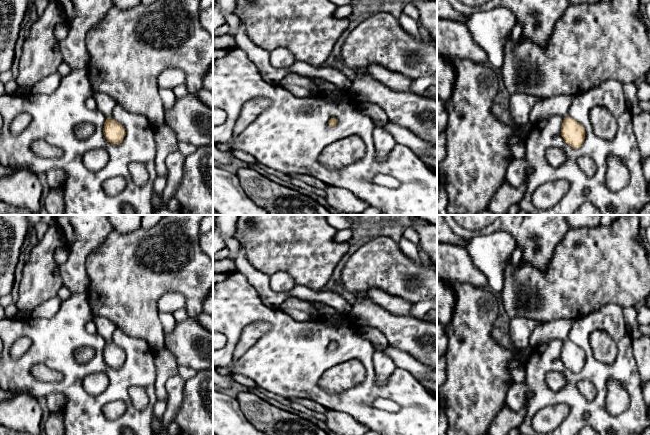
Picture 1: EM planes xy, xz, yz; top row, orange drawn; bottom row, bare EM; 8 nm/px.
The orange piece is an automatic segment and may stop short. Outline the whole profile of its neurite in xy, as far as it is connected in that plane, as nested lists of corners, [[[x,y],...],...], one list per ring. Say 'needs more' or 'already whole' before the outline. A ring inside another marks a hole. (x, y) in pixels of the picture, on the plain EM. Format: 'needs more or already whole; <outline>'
needs more; [[[93,317],[92,321],[96,325],[97,333],[107,342],[103,352],[106,364],[111,368],[122,367],[126,356],[120,347],[110,341],[113,332],[117,329],[116,325],[106,318]]]

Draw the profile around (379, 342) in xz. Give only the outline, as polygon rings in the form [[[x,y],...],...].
[[[355,325],[360,336],[369,340],[375,351],[383,351],[387,346],[387,338],[379,329],[372,326],[359,326]]]

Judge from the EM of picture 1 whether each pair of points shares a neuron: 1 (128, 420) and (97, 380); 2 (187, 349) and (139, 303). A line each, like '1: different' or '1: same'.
1: different
2: different

